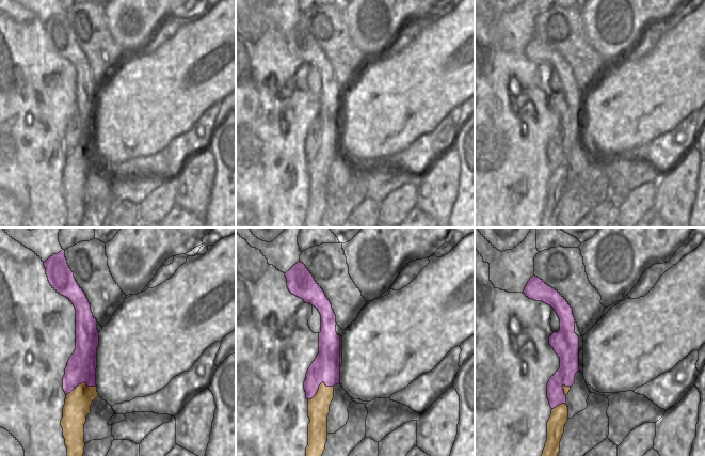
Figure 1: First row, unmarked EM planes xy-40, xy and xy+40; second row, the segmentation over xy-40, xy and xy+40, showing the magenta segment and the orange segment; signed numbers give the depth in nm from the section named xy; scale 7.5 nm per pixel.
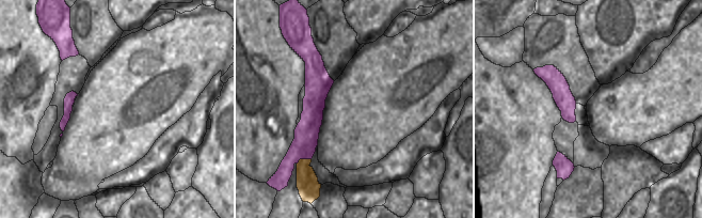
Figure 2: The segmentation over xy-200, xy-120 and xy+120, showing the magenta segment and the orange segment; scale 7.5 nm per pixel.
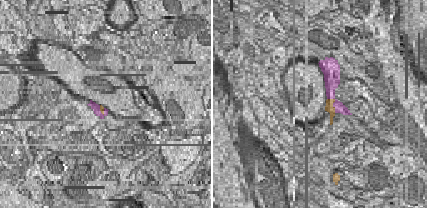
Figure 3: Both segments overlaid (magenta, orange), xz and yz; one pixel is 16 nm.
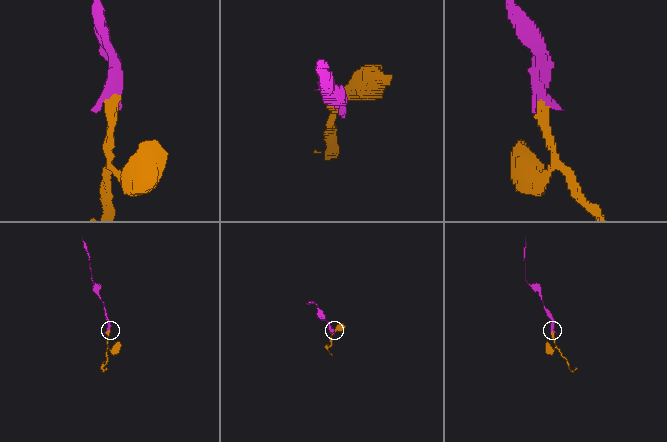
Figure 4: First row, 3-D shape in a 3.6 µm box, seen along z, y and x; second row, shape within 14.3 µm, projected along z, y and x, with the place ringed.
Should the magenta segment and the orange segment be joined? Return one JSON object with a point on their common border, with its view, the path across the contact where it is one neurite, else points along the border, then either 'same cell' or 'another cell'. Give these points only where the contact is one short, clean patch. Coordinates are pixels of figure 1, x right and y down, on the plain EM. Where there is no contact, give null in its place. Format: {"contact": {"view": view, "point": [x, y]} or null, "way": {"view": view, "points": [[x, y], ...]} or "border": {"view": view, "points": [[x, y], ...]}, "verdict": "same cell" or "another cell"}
{"contact": {"view": "xy-40", "point": [81, 143]}, "way": {"view": "xy-40", "points": [[81, 128], [81, 143], [78, 163]]}, "verdict": "same cell"}

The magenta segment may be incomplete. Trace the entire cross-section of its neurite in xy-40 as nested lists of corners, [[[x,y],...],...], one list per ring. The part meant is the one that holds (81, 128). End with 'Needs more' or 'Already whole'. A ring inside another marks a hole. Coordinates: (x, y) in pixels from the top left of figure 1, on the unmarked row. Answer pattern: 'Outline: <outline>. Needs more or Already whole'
Outline: [[[65,11],[50,17],[44,27],[52,49],[66,58],[76,69],[76,110],[67,123],[63,138],[66,159],[61,187],[67,208],[65,221],[67,224],[80,225],[85,208],[86,176],[91,174],[93,161],[99,157],[96,146],[98,83],[67,25]]]. Needs more.

